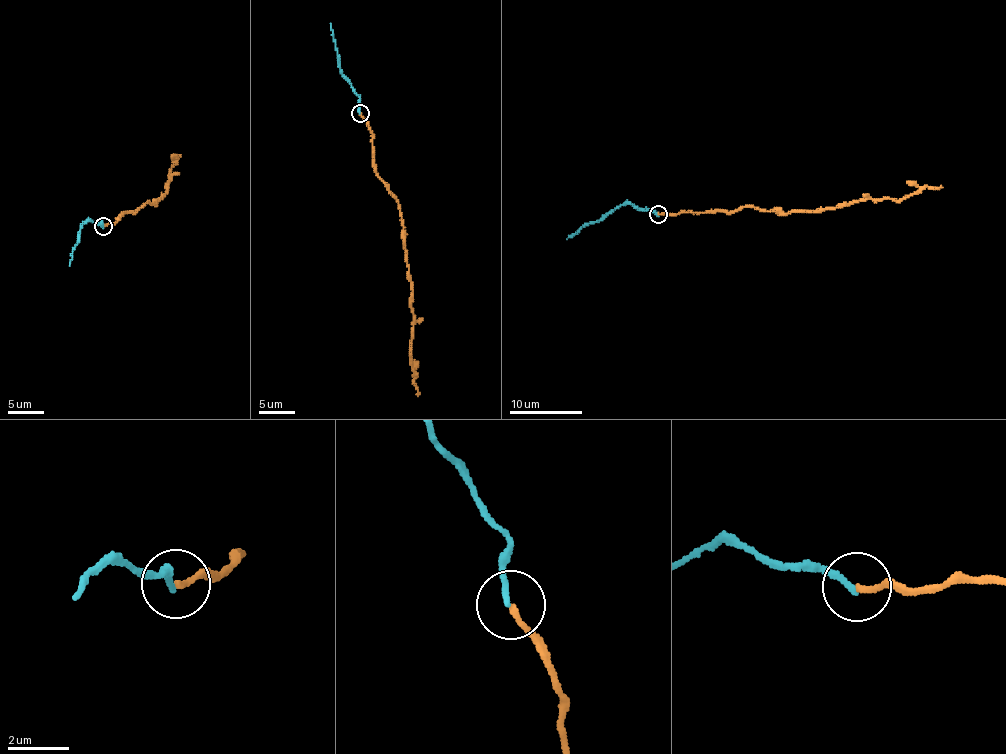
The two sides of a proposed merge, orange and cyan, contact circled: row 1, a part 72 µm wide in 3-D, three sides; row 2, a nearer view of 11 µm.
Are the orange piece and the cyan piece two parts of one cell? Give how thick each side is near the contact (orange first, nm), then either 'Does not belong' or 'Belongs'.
Thickness 190 nm (orange) against 200 nm. Belongs

